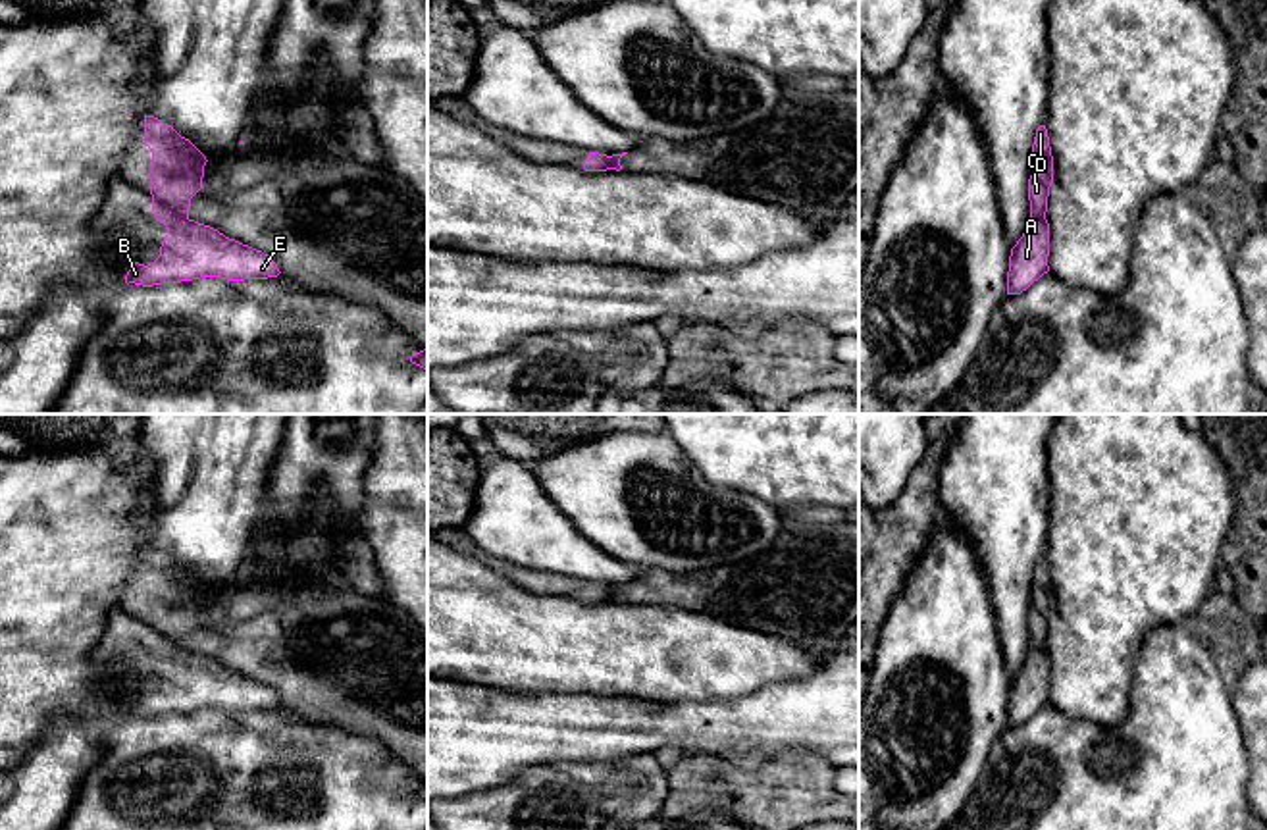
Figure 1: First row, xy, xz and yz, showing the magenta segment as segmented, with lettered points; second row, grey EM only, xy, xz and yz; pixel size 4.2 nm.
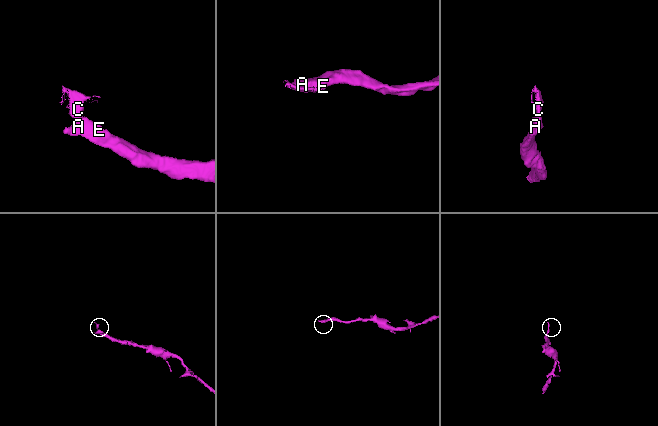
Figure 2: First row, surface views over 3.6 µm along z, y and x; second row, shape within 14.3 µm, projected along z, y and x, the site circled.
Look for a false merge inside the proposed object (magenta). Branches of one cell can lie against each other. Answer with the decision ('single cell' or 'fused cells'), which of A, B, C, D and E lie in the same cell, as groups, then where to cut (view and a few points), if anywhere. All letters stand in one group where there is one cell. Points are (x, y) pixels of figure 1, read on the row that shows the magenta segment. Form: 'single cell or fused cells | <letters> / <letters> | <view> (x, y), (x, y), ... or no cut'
fused cells | A B E / C D | xy (153, 195), (187, 220)

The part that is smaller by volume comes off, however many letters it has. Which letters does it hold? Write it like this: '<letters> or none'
C, D

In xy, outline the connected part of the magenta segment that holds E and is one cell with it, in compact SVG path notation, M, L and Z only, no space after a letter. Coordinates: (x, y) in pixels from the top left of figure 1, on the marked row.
M154 196L152 212L168 227L168 235L162 241L160 256L152 264L133 264L125 275L127 285L152 287L200 277L245 281L281 273L277 264L262 250L229 239L210 225L185 220Z

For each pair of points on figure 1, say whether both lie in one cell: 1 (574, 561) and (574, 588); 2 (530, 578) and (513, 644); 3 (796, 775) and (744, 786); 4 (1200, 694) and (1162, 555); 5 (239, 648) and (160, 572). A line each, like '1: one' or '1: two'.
1: two
2: two
3: one
4: two
5: one

